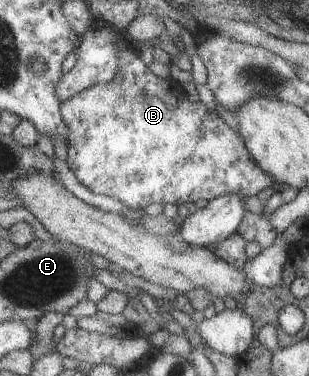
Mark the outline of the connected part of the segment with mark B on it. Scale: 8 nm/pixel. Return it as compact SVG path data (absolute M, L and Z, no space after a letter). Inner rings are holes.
M131 45L118 52L118 69L115 76L106 83L97 83L90 86L71 98L60 102L60 113L63 122L66 124L68 130L68 138L65 140L66 145L66 159L64 160L73 172L75 178L89 189L93 194L103 195L115 199L117 202L125 205L128 209L134 211L143 211L145 206L155 202L163 206L167 202L179 205L183 202L195 202L199 198L211 200L221 195L234 194L239 197L253 196L261 189L267 186L274 186L272 178L251 158L247 152L246 146L242 138L237 135L224 121L218 116L209 114L206 107L201 103L193 103L190 101L182 89L182 85L167 79L160 79L153 74L148 66L144 65L138 57L138 52Z

